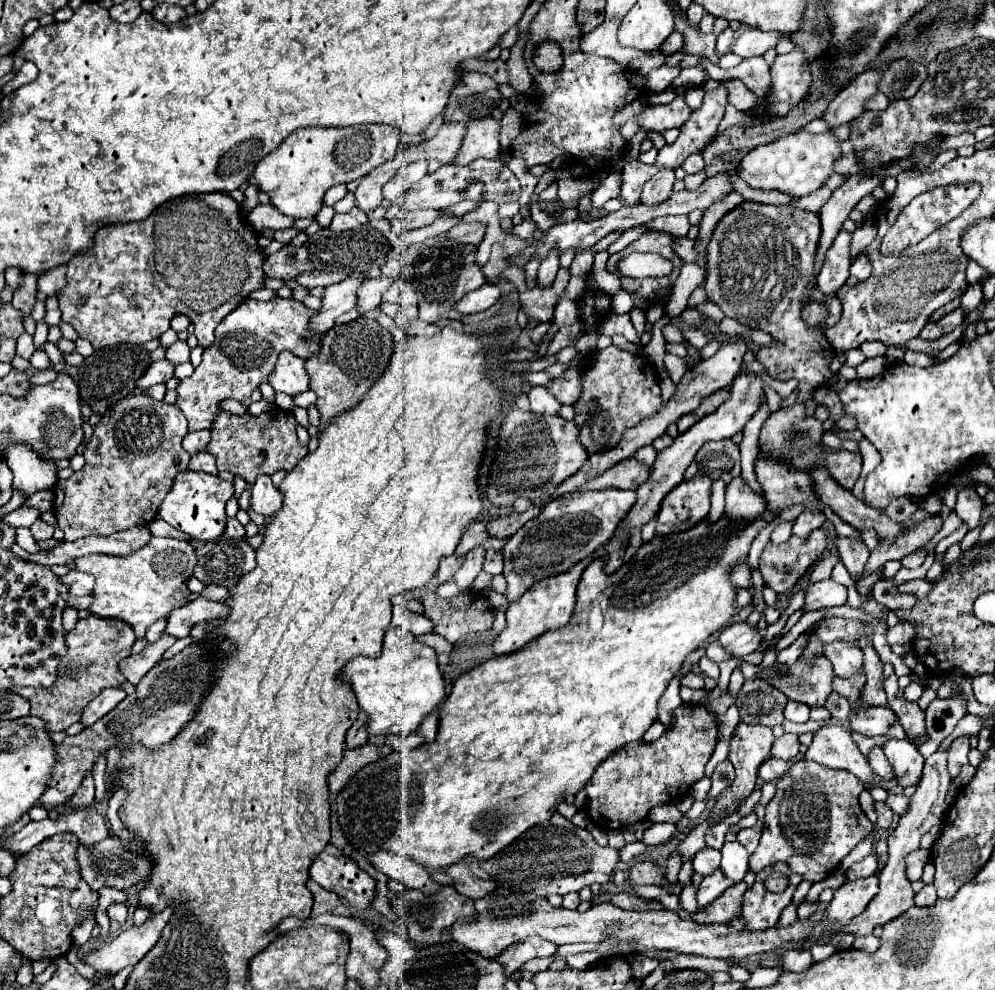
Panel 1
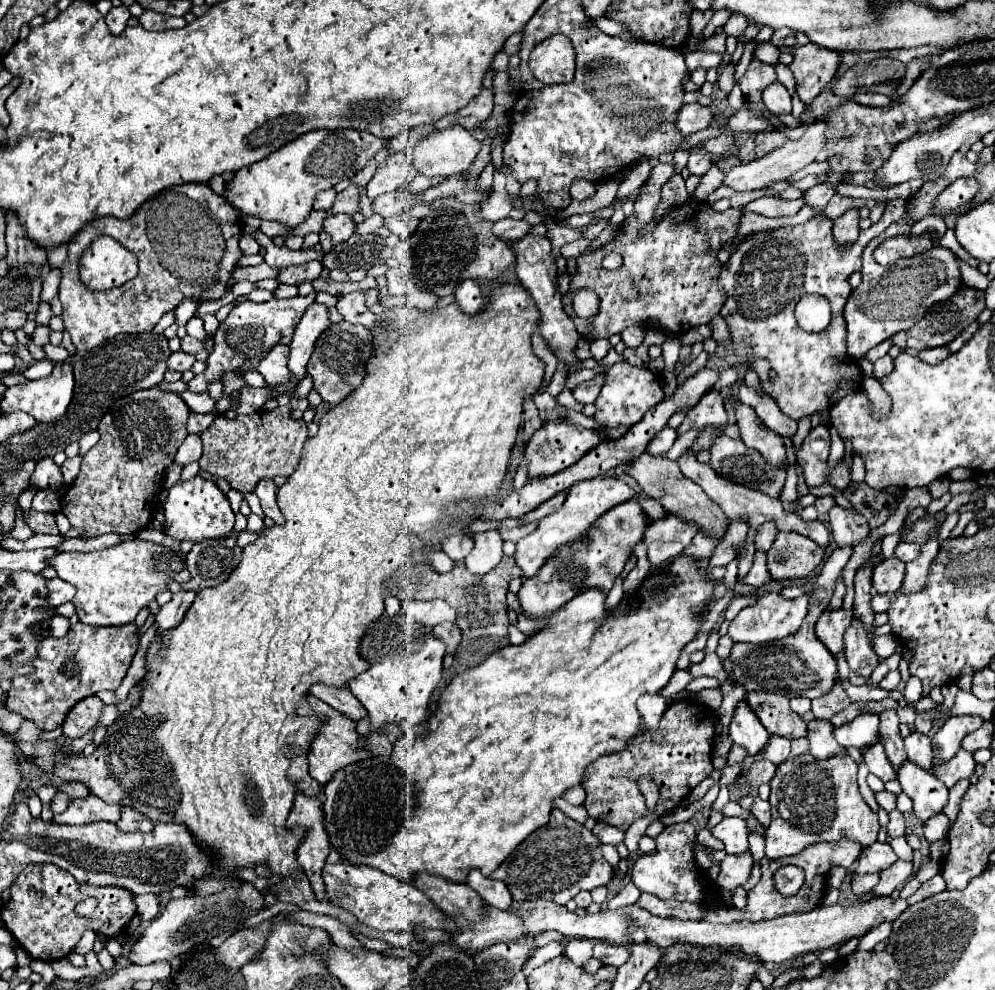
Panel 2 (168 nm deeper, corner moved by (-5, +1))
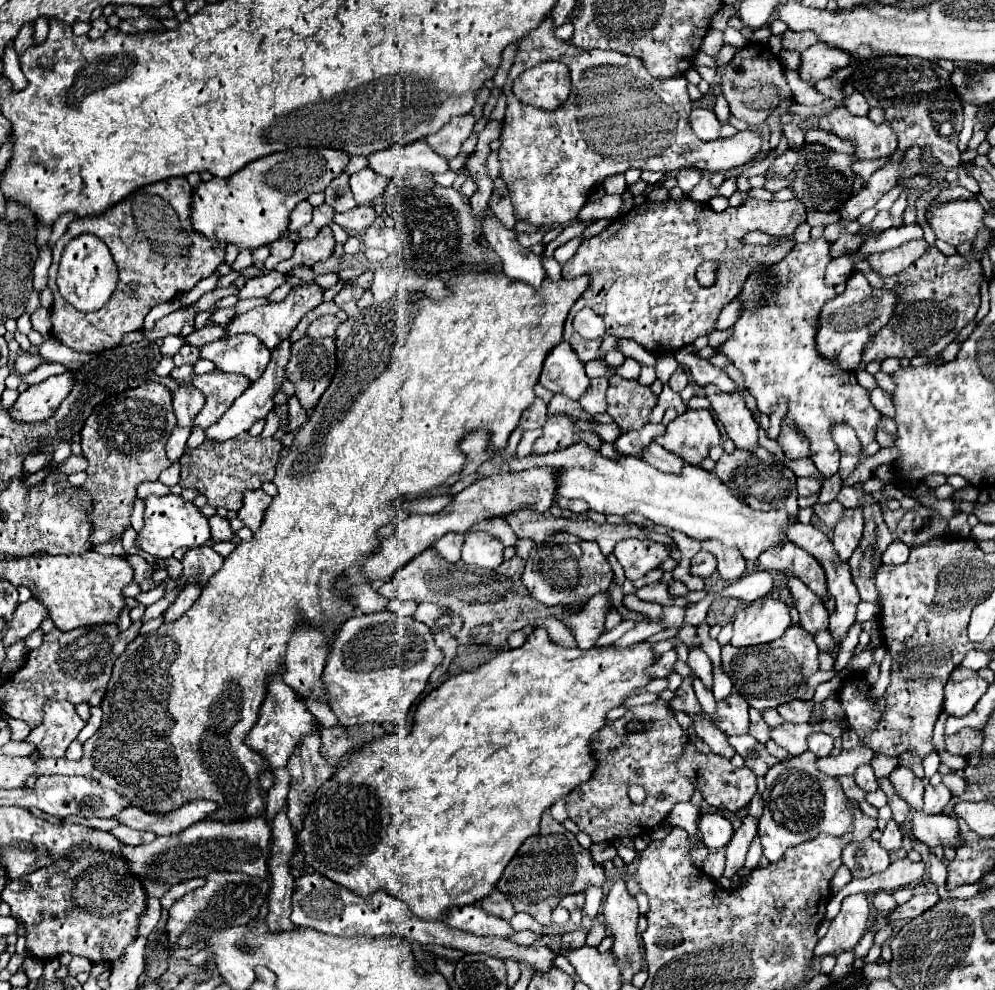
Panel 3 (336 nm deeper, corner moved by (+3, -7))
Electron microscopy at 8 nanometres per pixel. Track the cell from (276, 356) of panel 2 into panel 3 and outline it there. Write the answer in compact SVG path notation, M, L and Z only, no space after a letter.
M237 334L221 338L201 348L201 358L211 360L219 370L243 374L257 380L269 364L269 350L253 334Z

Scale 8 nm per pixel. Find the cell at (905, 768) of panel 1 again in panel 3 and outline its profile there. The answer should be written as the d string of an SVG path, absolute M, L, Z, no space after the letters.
M913 812L911 832L917 840L931 848L951 846L957 850L957 846L961 846L957 820L951 816L925 816L923 812Z

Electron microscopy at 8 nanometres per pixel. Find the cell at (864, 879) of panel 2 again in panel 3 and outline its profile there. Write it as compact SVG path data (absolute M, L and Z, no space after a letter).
M853 894L843 900L841 912L833 918L829 932L819 940L815 954L839 954L845 950L853 950L853 946L861 940L869 926L869 902L865 894Z

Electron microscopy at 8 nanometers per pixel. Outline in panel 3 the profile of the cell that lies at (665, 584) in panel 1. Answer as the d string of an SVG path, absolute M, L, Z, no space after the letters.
M535 628L527 636L523 646L497 654L497 658L481 664L473 672L465 672L445 680L439 688L427 694L425 700L419 702L413 718L413 728L407 734L407 738L403 738L399 732L385 734L381 738L375 738L373 742L367 742L365 746L361 746L361 750L353 750L353 754L349 754L349 758L345 758L345 762L341 762L341 766L335 770L333 778L329 778L317 790L313 802L309 804L309 812L303 820L303 828L301 832L297 832L297 844L299 852L303 854L303 864L311 866L315 872L323 874L325 878L333 880L339 886L345 886L347 890L363 898L369 898L377 890L387 890L391 896L405 902L415 916L433 922L445 920L445 912L449 912L453 906L467 906L487 898L493 892L495 884L499 882L507 862L519 850L519 846L529 836L537 834L541 814L549 810L559 798L575 790L581 782L587 782L589 776L593 774L595 758L589 748L589 736L605 724L605 716L611 708L621 706L621 702L629 696L629 692L645 686L651 680L645 674L645 668L657 660L655 654L651 652L651 646L653 644L641 642L627 648L611 648L611 646L591 650L563 648L553 644L543 628Z

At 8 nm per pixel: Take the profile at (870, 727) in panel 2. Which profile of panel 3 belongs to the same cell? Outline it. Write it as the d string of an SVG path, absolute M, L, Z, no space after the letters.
M822 732L812 733L807 740L809 752L813 752L815 756L829 756L829 752L833 750L834 740L827 734Z

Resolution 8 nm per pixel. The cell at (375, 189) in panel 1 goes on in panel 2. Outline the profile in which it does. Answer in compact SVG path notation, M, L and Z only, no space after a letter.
M349 184L349 188L345 188L343 192L337 194L337 200L333 204L333 208L329 212L333 214L357 214L361 206L361 188L357 184Z

